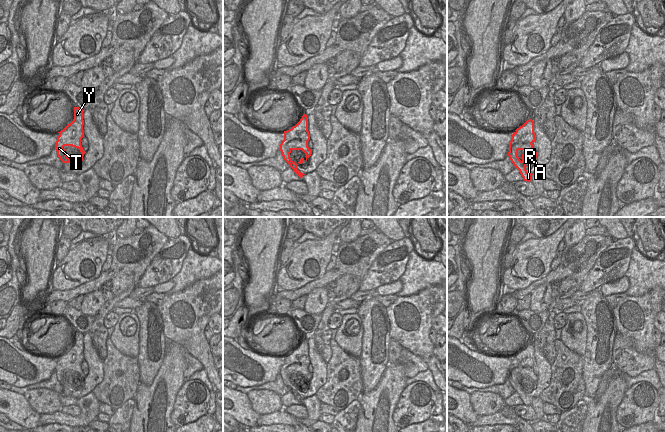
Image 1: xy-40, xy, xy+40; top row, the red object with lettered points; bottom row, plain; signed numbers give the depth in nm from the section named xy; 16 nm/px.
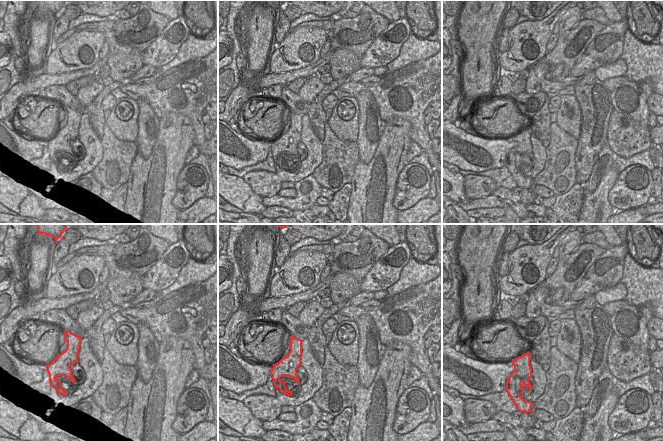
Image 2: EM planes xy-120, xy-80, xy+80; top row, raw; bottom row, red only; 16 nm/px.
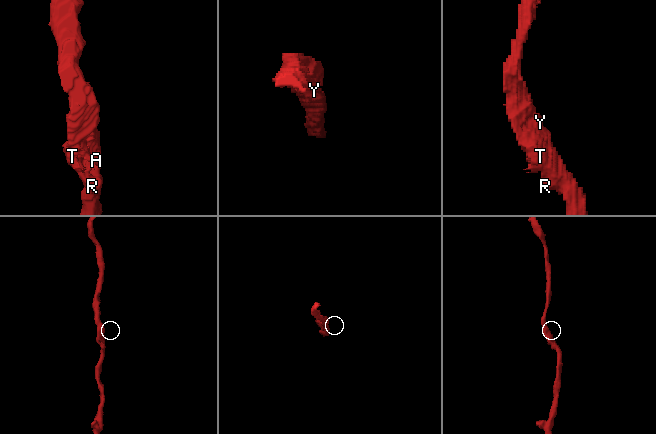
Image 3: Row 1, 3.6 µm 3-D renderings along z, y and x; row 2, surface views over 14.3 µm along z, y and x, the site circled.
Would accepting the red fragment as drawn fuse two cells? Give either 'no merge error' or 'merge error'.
no merge error

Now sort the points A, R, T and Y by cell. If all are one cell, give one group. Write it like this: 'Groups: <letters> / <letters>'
Groups: A R T Y

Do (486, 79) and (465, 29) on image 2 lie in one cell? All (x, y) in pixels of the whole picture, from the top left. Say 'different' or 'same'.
same

